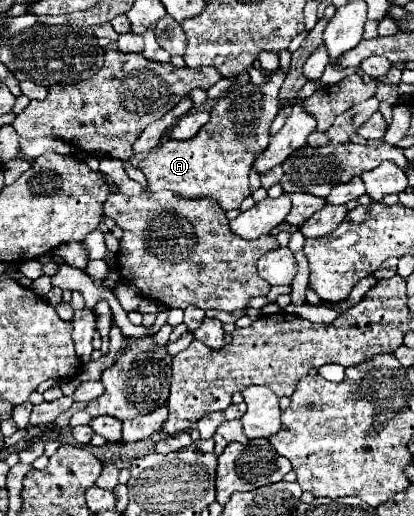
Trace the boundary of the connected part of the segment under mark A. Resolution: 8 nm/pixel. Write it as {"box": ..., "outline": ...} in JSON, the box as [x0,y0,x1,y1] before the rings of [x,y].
{"box":[141,73,285,211],"outline":[[[271,73],[265,85],[247,83],[227,91],[219,97],[211,111],[211,121],[199,129],[189,141],[167,139],[161,147],[151,151],[141,161],[151,191],[175,191],[183,199],[209,197],[221,205],[223,211],[239,209],[241,201],[249,195],[249,169],[253,161],[267,149],[269,127],[279,113],[277,99],[285,75]]]}

